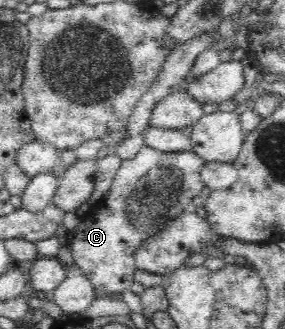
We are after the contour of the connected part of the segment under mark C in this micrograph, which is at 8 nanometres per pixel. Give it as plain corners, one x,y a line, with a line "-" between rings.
145,143
135,157
124,159
100,207
93,207
89,214
84,215
83,221
78,221
78,225
70,231
67,239
70,255
82,272
92,280
98,298
122,294
132,287
134,275
138,270
136,251
153,236
158,236
167,224
178,220
180,215
193,208
194,199
201,195
205,187
204,180
201,179
204,165
205,162
192,151
168,153
158,151

